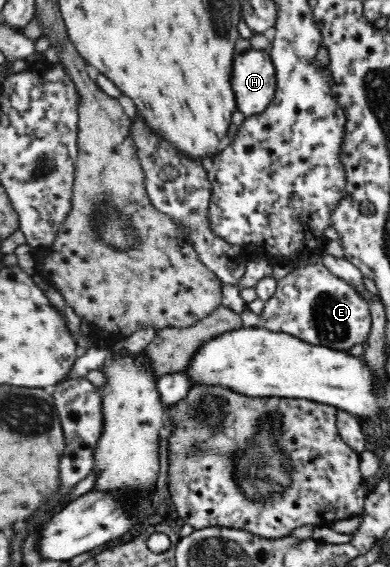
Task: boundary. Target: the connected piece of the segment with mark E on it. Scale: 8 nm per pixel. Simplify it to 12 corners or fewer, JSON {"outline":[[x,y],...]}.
{"outline":[[322,262],[296,267],[264,301],[263,327],[349,351],[368,302]]}

